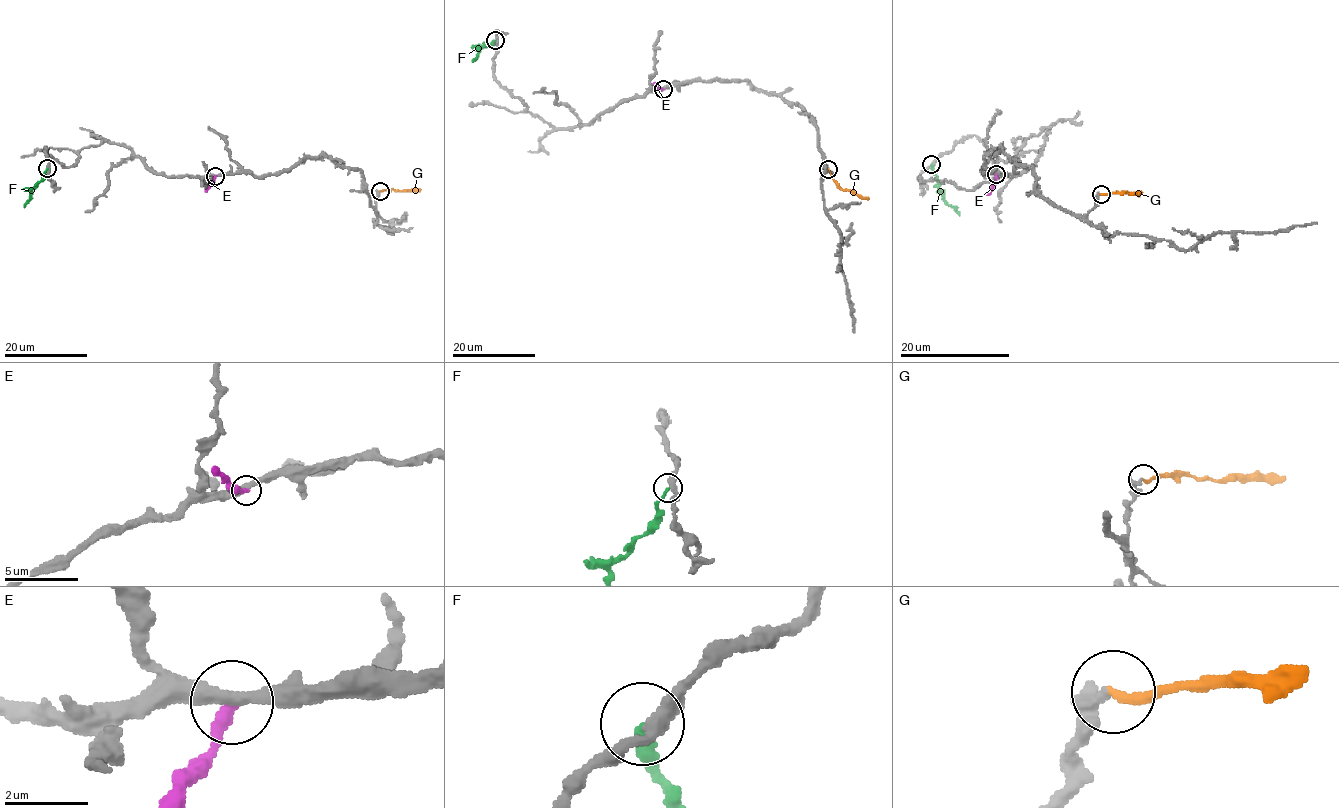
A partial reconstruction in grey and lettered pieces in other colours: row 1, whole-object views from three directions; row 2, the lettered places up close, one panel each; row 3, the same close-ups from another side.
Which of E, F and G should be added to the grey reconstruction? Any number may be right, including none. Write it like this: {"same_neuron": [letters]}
{"same_neuron": ["G"]}

